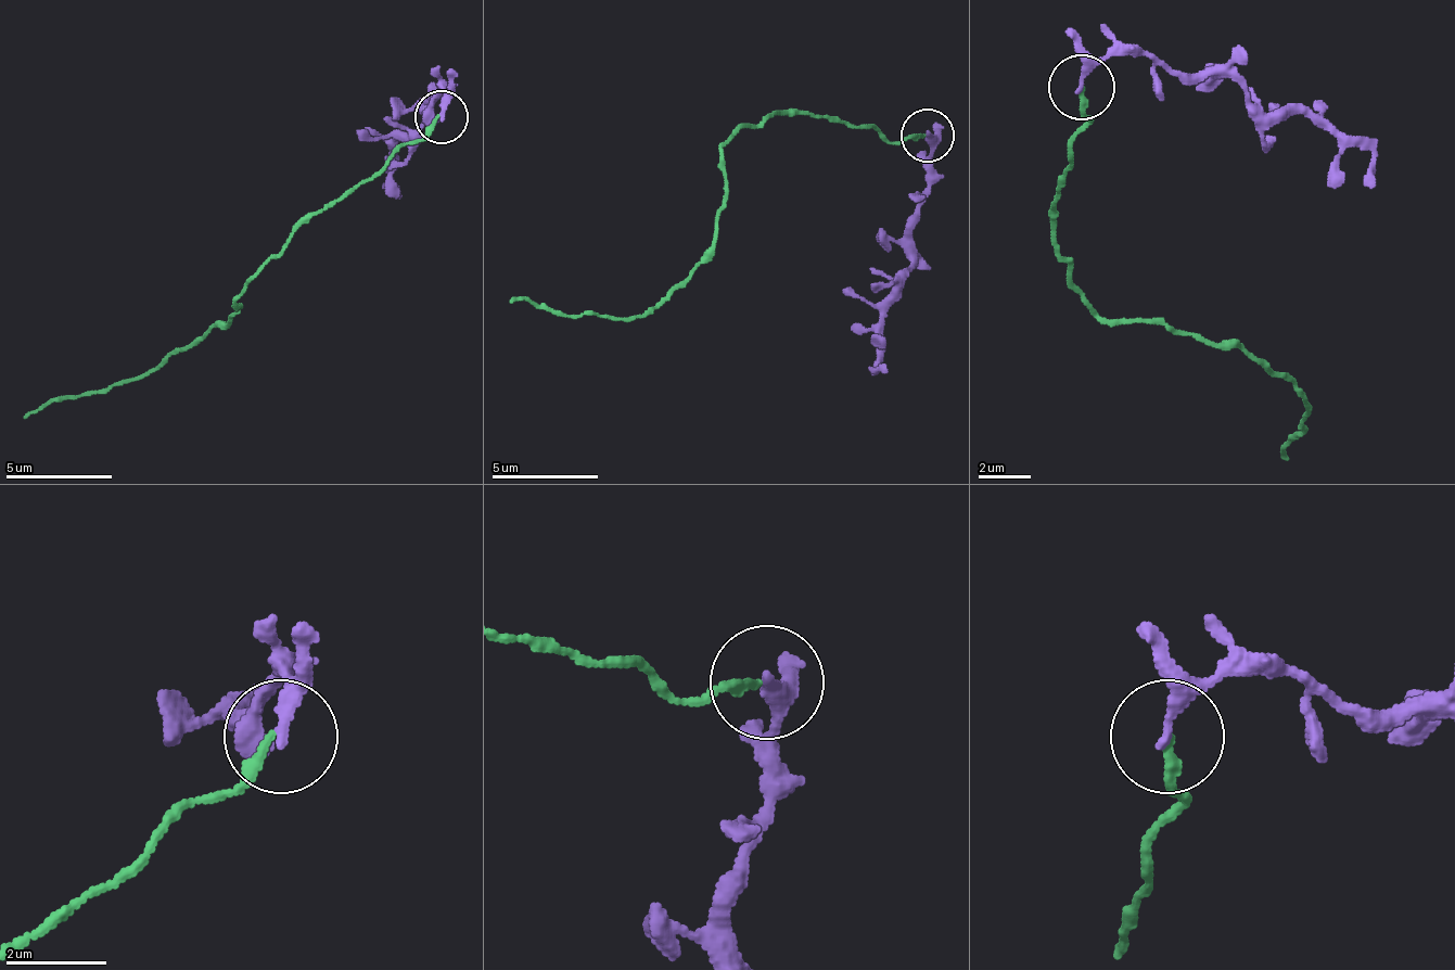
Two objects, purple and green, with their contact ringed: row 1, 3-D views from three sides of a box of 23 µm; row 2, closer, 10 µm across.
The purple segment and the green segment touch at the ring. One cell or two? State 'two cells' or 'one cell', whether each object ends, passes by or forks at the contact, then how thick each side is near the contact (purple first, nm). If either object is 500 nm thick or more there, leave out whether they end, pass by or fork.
two cells; purple ends; green ends; calibres 280 and 200 nm

